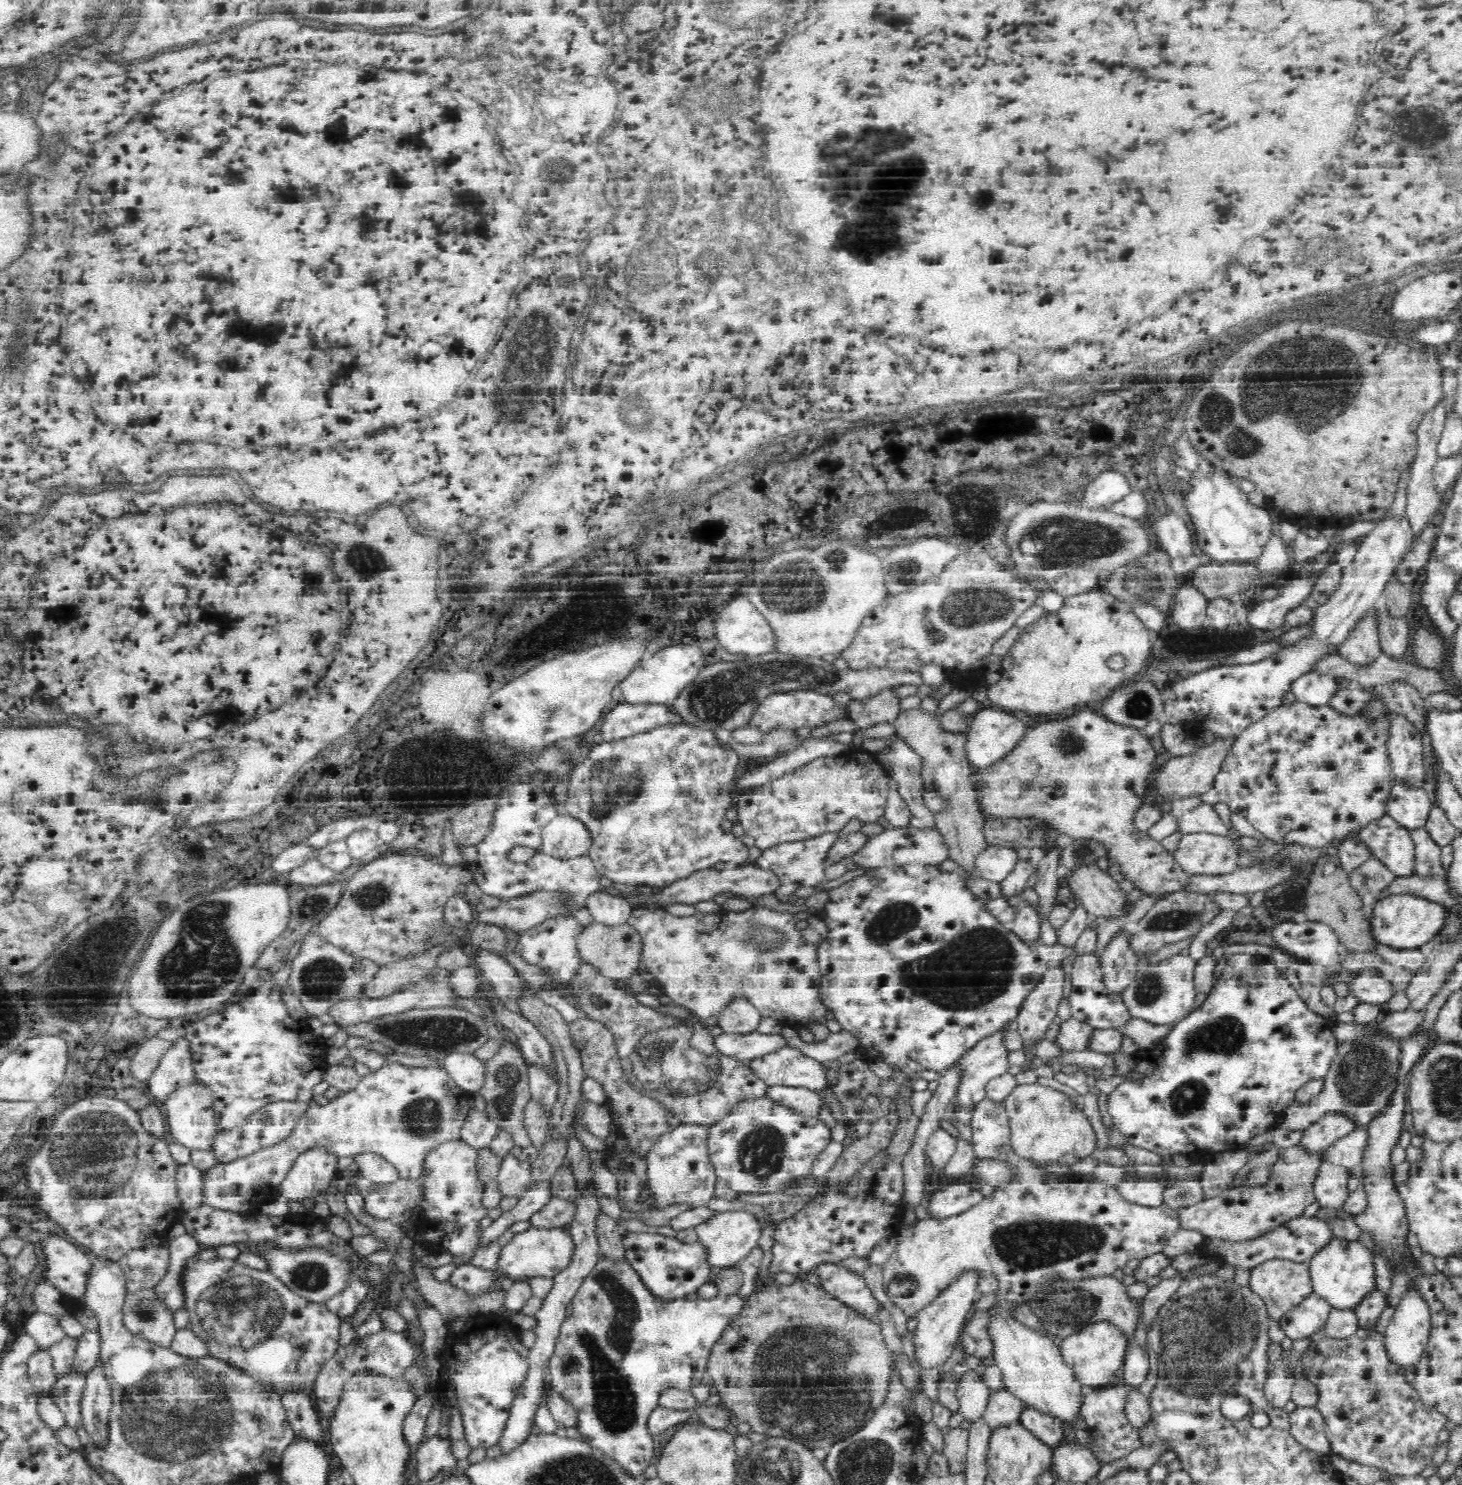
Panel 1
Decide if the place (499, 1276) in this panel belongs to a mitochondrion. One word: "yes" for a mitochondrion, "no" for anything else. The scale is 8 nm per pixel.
no

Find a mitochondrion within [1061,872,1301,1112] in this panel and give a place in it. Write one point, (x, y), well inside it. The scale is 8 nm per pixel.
(1224, 1036)

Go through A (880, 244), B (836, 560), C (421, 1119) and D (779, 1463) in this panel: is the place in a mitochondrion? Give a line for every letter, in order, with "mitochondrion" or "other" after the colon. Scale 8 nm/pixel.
A: other
B: mitochondrion
C: mitochondrion
D: mitochondrion

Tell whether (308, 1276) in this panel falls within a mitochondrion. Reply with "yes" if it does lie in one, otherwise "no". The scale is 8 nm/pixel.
yes

